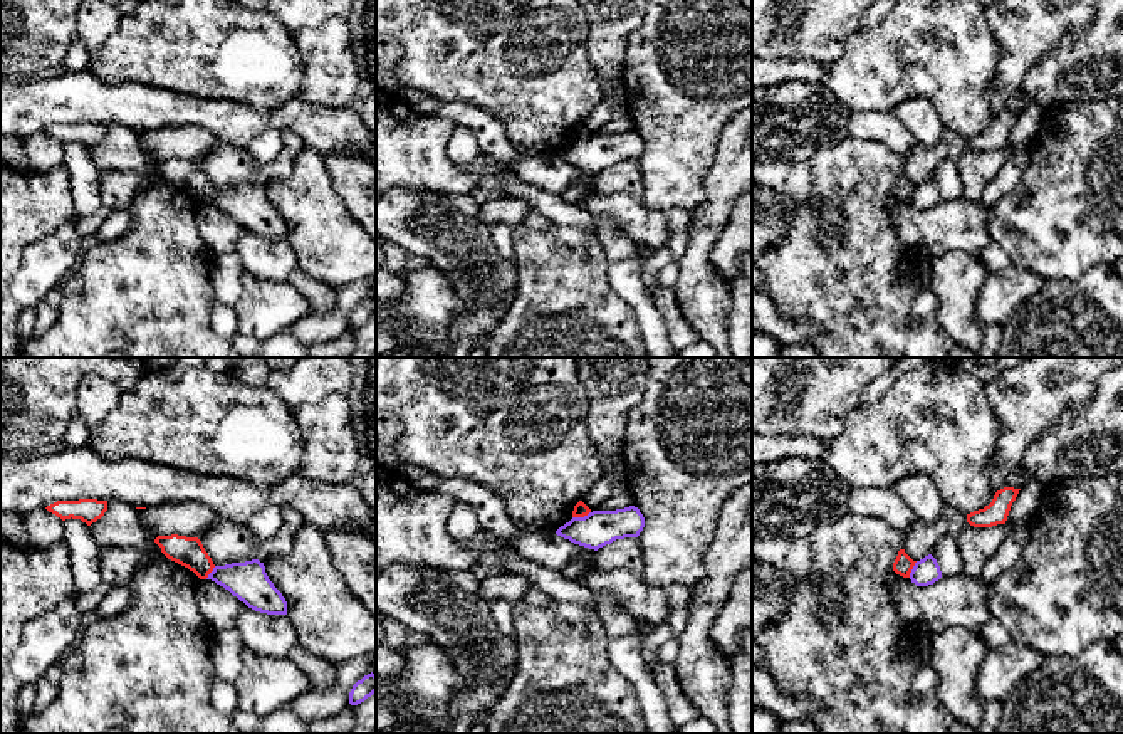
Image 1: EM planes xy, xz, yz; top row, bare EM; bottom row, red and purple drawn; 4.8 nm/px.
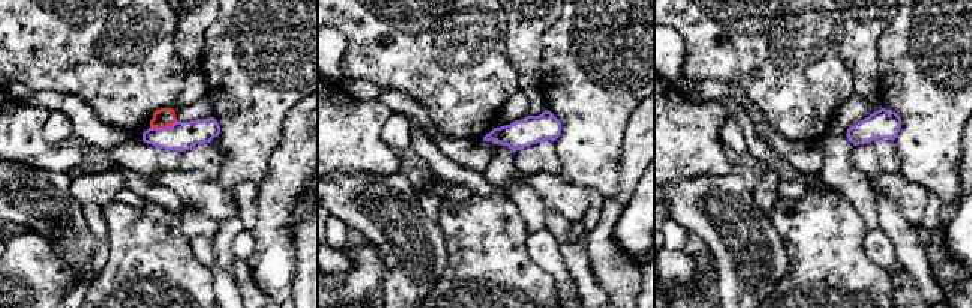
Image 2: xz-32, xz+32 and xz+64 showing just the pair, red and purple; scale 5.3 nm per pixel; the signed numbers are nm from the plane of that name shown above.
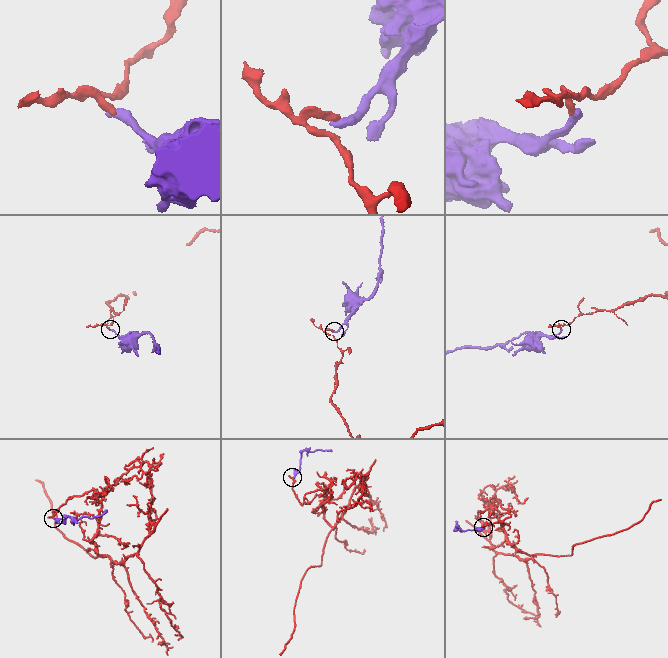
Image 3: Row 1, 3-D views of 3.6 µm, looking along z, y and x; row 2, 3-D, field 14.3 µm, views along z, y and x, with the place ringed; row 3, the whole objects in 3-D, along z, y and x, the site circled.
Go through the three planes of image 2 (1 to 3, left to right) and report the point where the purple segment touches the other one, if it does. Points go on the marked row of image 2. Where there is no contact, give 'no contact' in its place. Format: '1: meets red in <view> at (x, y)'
1: meets red in xz-32 at (162, 126)
2: no contact
3: no contact

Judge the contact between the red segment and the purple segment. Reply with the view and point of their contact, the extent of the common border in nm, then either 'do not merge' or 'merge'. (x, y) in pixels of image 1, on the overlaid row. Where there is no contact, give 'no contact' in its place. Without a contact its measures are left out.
contact xz (581, 516); length 90 nm; do not merge

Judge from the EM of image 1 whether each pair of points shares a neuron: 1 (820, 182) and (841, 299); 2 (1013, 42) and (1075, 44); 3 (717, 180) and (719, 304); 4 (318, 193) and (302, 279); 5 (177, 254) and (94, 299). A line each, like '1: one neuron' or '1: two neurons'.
1: one neuron
2: two neurons
3: one neuron
4: two neurons
5: one neuron

